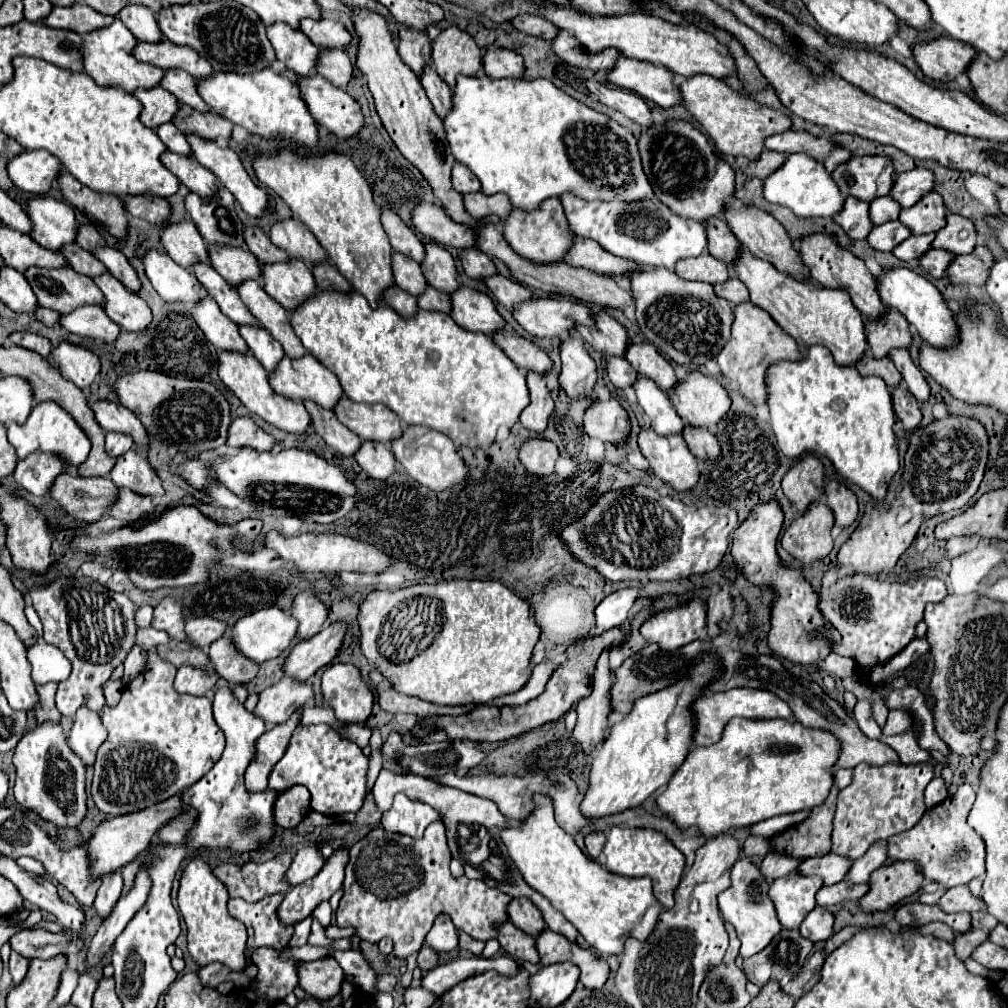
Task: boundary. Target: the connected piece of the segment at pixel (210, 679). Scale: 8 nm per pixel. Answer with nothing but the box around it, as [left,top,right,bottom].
[174,666,218,696]

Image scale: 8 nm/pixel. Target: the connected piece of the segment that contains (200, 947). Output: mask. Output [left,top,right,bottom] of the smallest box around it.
[178,858,246,970]

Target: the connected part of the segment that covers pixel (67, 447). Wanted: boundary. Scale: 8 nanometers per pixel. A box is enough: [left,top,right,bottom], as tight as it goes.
[8,400,92,466]

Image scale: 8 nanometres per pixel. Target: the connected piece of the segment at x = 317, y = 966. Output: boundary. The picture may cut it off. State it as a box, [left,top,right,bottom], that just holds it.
[298,958,344,1000]

